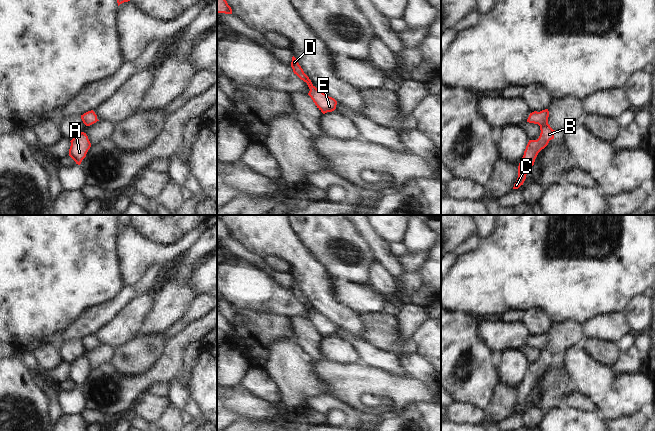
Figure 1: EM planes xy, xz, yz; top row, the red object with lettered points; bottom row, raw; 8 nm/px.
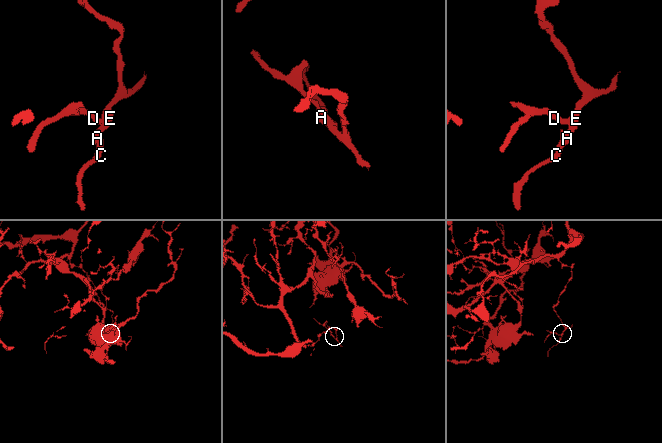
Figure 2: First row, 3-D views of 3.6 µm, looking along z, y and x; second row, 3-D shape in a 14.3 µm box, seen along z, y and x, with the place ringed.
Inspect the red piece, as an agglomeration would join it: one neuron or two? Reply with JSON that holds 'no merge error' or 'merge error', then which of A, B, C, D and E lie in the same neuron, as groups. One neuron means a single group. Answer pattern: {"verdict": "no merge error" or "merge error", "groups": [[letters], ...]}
{"verdict": "no merge error", "groups": [["A", "B", "C", "D", "E"]]}

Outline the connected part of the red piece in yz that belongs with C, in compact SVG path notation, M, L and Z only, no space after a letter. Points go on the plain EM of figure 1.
M548 333L540 336L534 335L530 337L527 346L538 348L540 350L540 360L537 364L529 364L523 381L520 383L518 390L518 402L513 413L518 413L523 409L528 394L534 389L538 377L544 373L550 364L554 363L556 357L548 348L549 335Z

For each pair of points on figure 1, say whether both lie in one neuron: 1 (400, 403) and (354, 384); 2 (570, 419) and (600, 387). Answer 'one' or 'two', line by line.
1: one
2: two

